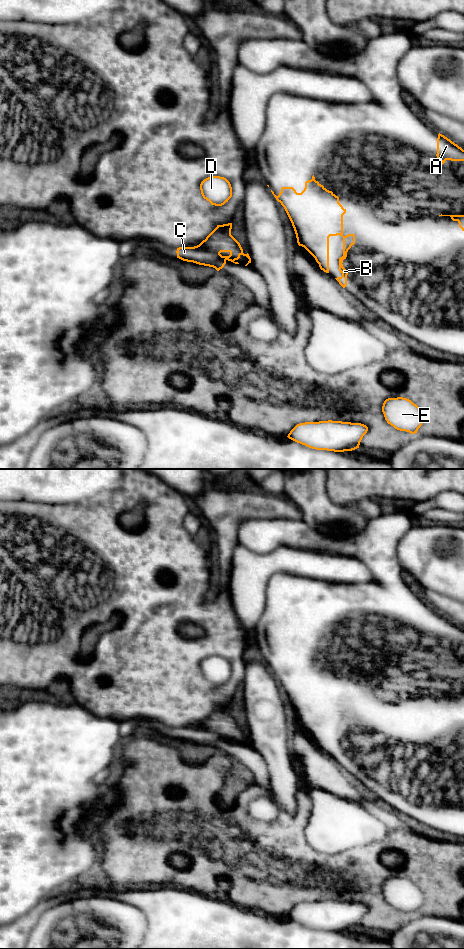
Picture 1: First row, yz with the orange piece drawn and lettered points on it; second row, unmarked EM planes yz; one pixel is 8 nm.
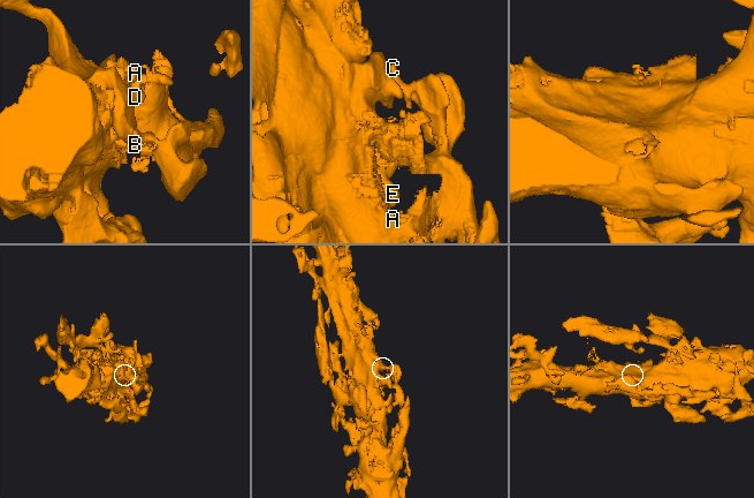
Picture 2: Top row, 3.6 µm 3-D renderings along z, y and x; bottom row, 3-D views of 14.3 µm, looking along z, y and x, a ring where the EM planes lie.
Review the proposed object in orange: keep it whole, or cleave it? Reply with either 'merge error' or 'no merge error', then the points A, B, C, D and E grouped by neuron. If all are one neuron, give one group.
merge error; groups A B D E / C

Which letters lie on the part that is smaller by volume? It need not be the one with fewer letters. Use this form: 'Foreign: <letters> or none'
Foreign: C

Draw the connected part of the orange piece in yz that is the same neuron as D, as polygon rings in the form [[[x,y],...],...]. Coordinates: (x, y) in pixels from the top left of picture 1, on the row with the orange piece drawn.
[[[211,176],[200,184],[201,194],[211,205],[222,206],[232,197],[230,182],[220,176]]]

